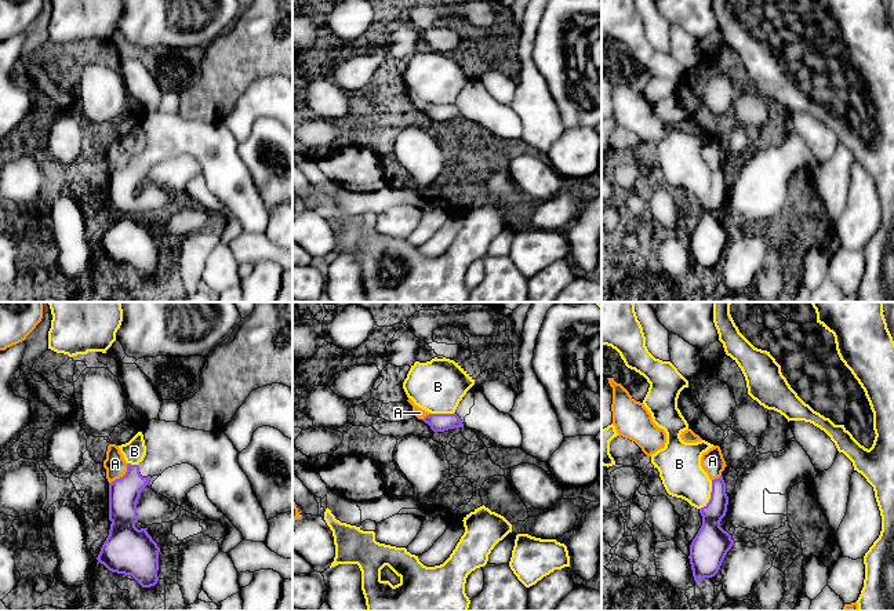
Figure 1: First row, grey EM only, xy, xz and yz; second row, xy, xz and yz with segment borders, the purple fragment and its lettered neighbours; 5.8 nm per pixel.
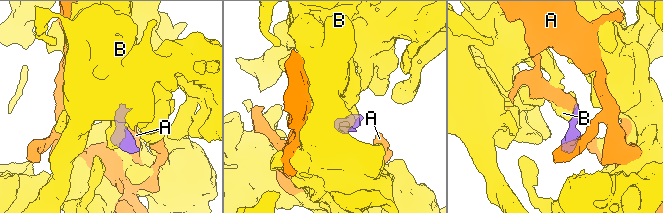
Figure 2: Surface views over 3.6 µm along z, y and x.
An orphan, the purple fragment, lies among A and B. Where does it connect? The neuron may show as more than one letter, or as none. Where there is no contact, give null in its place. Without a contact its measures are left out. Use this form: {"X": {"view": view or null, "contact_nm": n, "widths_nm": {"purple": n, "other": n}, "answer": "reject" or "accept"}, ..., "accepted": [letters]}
{"A": {"view": "xy", "contact_nm": 160, "widths_nm": {"purple": 180, "other": 130}, "answer": "reject"}, "B": {"view": "yz", "contact_nm": 190, "widths_nm": {"purple": 170, "other": 240}, "answer": "reject"}, "accepted": []}

